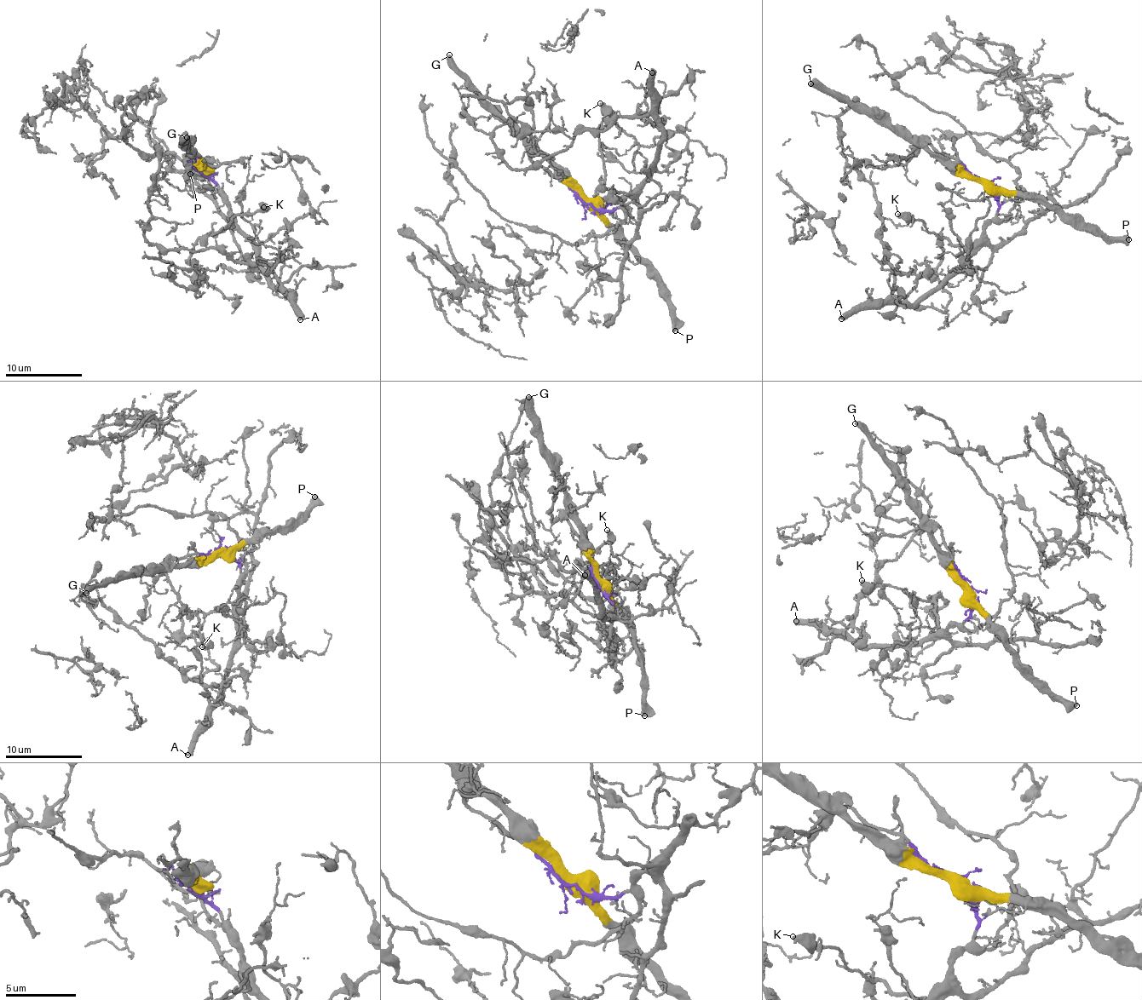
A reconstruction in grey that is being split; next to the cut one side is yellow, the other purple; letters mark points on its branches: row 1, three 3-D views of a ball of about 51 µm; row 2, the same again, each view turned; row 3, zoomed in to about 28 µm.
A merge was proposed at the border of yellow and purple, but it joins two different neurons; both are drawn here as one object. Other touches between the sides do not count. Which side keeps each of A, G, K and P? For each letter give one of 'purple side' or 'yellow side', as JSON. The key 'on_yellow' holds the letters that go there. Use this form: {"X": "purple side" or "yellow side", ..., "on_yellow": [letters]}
{"A": "purple side", "G": "yellow side", "K": "purple side", "P": "yellow side", "on_yellow": ["G", "P"]}

